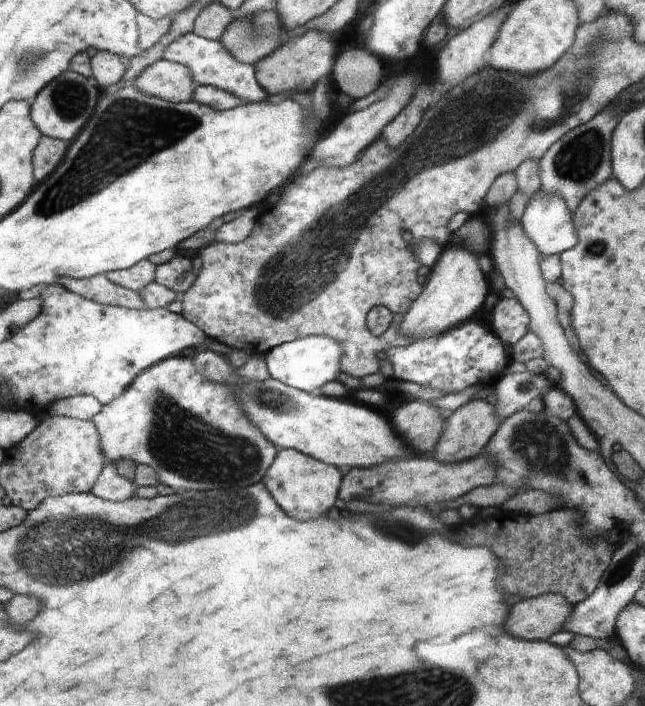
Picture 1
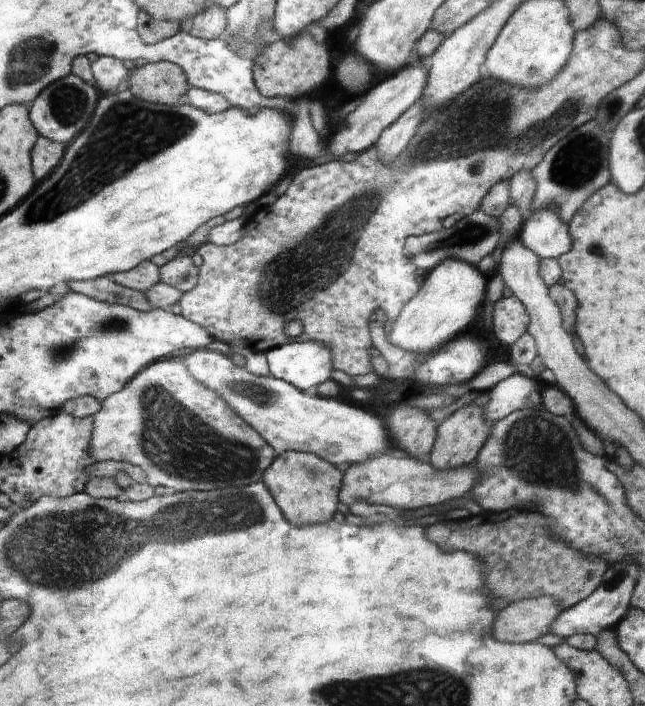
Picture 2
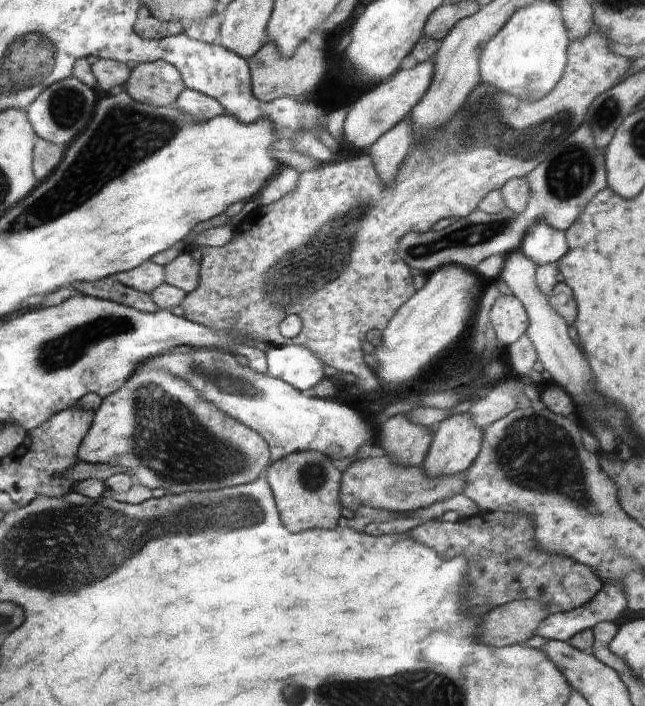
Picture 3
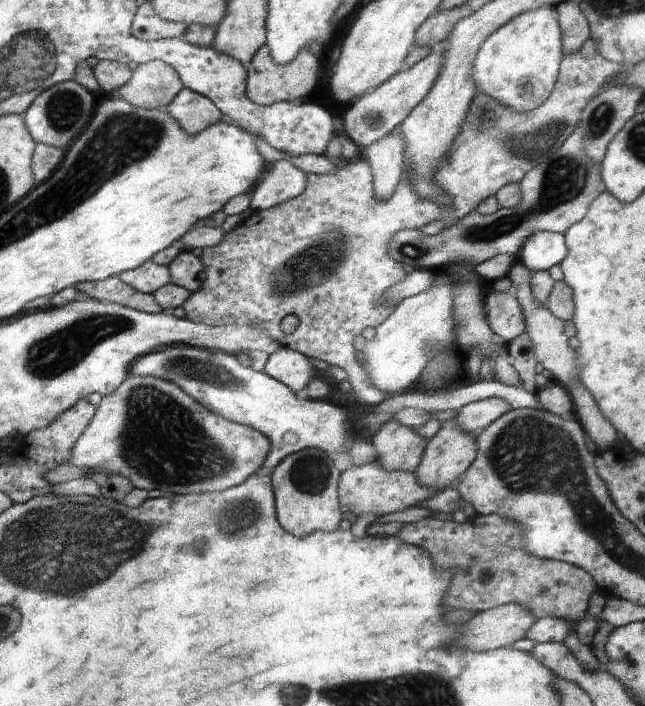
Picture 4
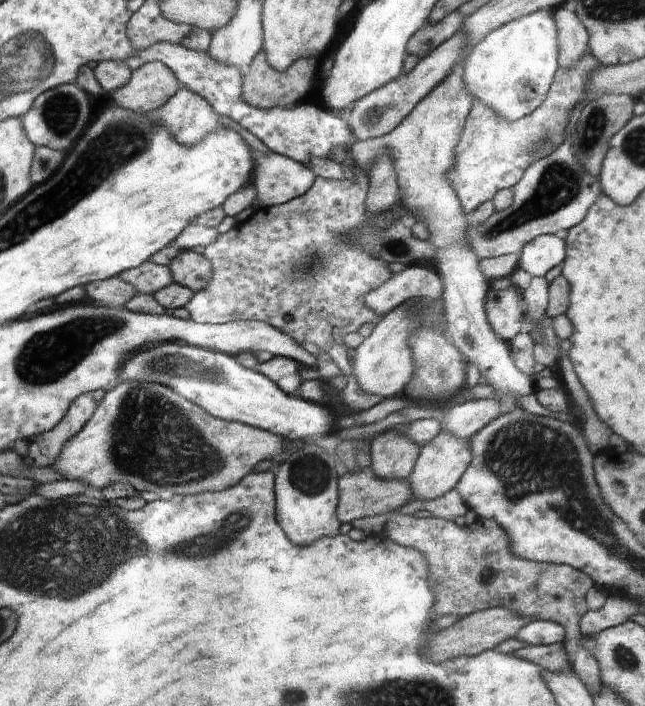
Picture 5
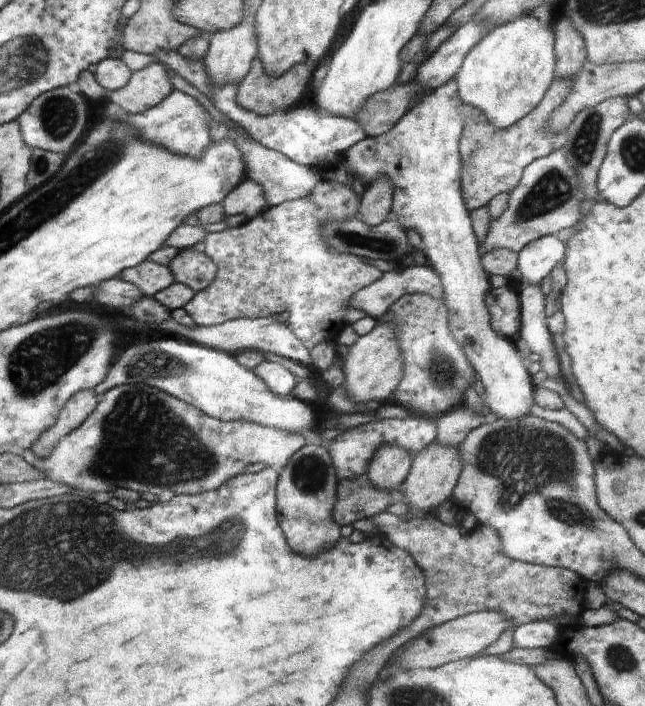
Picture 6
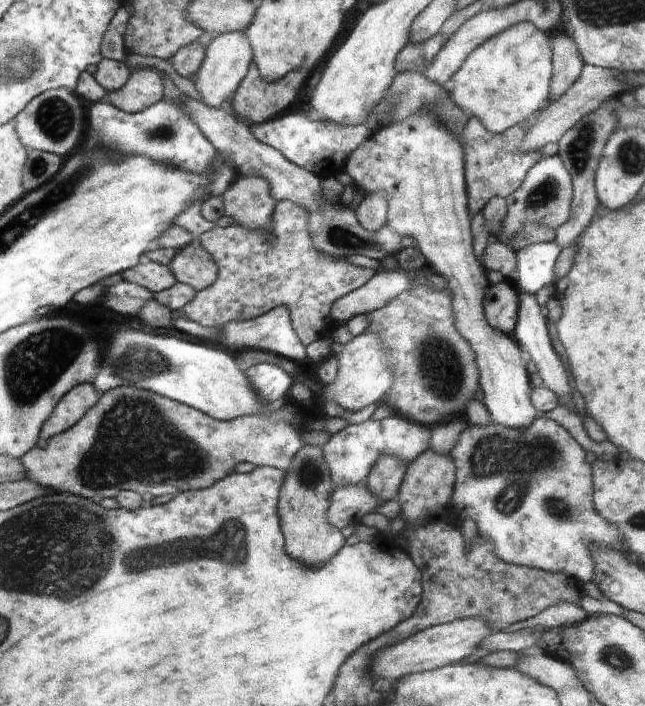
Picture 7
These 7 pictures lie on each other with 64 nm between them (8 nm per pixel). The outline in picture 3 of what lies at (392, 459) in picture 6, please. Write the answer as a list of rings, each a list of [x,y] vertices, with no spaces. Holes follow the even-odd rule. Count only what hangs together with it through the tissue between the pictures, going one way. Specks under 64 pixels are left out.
[[[399,414],[384,420],[379,434],[379,442],[376,445],[382,447],[386,451],[386,455],[389,455],[389,458],[396,459],[398,463],[404,463],[405,466],[422,466],[433,441],[433,432],[430,432],[428,426],[410,422],[405,414]]]

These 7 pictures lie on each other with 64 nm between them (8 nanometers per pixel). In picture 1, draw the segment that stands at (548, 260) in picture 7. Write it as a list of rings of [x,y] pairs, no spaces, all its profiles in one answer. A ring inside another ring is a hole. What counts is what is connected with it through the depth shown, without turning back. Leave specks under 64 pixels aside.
[[[540,190],[526,206],[524,216],[520,218],[526,237],[541,252],[542,257],[559,257],[569,249],[573,249],[578,242],[576,226],[572,222],[572,214],[564,199],[553,195],[544,195]]]

